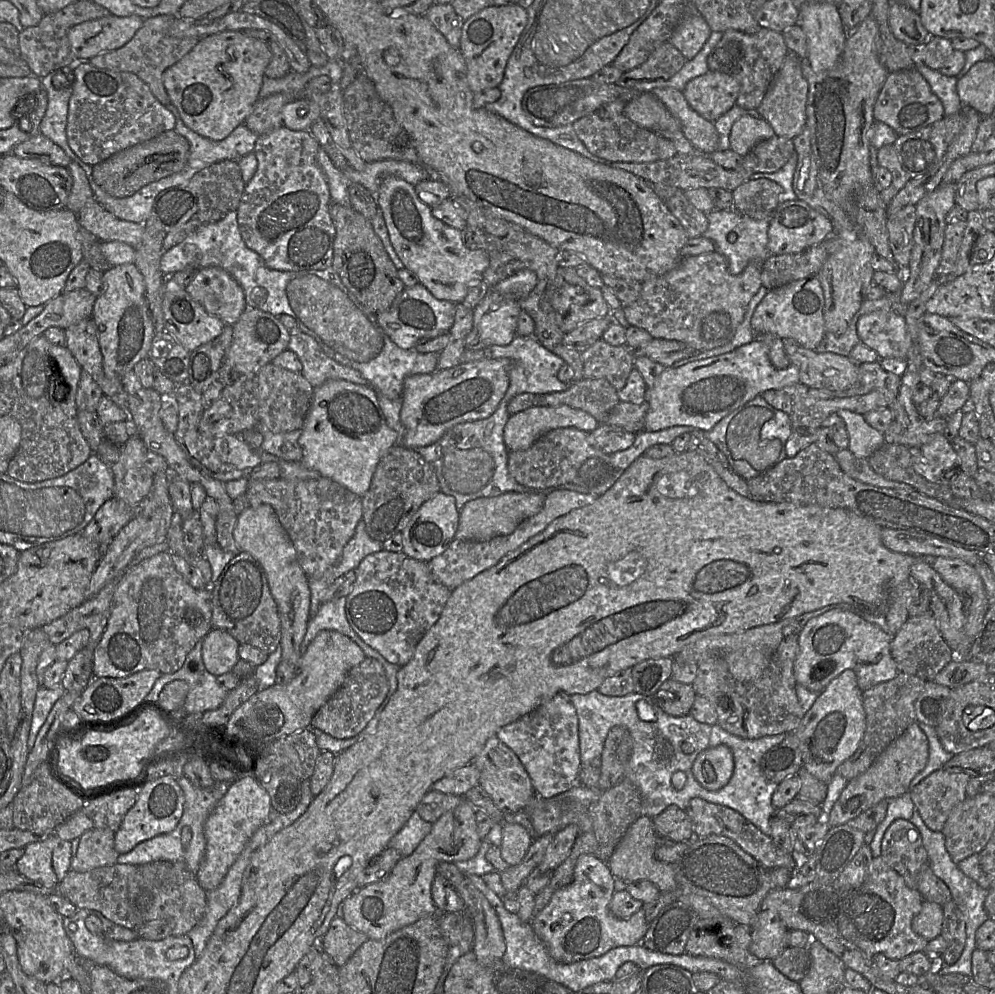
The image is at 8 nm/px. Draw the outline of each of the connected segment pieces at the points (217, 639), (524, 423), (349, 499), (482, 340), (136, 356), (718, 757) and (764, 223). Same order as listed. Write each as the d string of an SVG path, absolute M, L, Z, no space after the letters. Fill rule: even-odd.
M212 628L202 640L202 658L207 671L215 676L232 671L240 659L240 643L227 631L218 628Z
M532 406L511 415L503 439L508 452L529 448L542 435L558 428L576 428L590 433L599 426L585 411L561 406Z
M323 476L308 480L248 478L245 495L252 507L268 504L274 509L308 578L320 578L328 568L339 562L344 546L353 537L362 519L362 497Z
M523 269L490 288L485 297L473 309L473 326L466 337L464 347L468 350L506 346L516 336L518 315L522 311L519 302L526 298L538 282L534 271Z
M134 263L112 266L102 274L103 292L97 297L92 318L98 328L100 350L103 356L103 369L108 378L120 378L133 370L136 363L147 358L155 335L154 324L145 296L144 277Z
M723 744L702 751L692 766L695 779L709 791L717 791L726 786L733 772L733 752Z
M714 209L707 214L708 228L702 236L712 240L715 244L715 250L722 254L728 263L728 270L732 275L740 274L746 266L752 262L764 263L770 255L767 248L768 245L768 228L772 219L773 213L762 220L756 220L743 215L732 209ZM735 233L737 239L734 243L729 242L728 235Z

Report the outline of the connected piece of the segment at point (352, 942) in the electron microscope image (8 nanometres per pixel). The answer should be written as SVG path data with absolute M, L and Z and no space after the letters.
M336 915L328 931L316 945L339 968L345 965L368 939L366 934L350 927L341 916Z

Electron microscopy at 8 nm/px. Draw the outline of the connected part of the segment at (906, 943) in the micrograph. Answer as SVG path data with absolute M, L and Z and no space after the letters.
M881 856L874 857L862 885L846 892L838 892L838 928L845 939L867 955L883 954L889 959L900 960L912 953L923 952L929 942L912 929L912 920L921 911L922 903L923 898L917 890L910 889Z

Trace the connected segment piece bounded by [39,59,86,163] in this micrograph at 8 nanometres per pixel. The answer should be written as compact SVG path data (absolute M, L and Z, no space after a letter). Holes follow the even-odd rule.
M74 59L68 67L53 71L40 78L41 86L47 94L47 108L39 126L40 133L60 146L65 154L76 163L76 154L68 145L66 126L68 121L68 104L74 81L73 71L84 62L86 60ZM57 72L64 72L67 75L69 80L67 87L63 89L53 87L52 78Z

